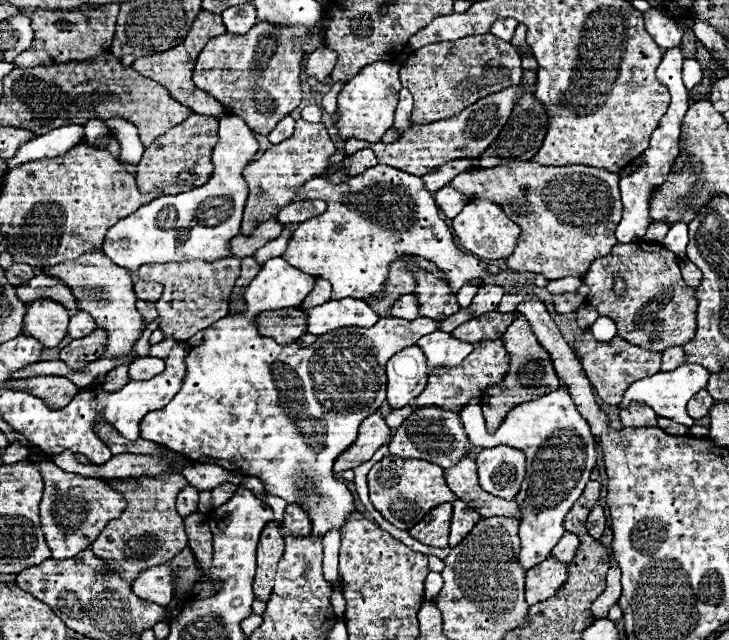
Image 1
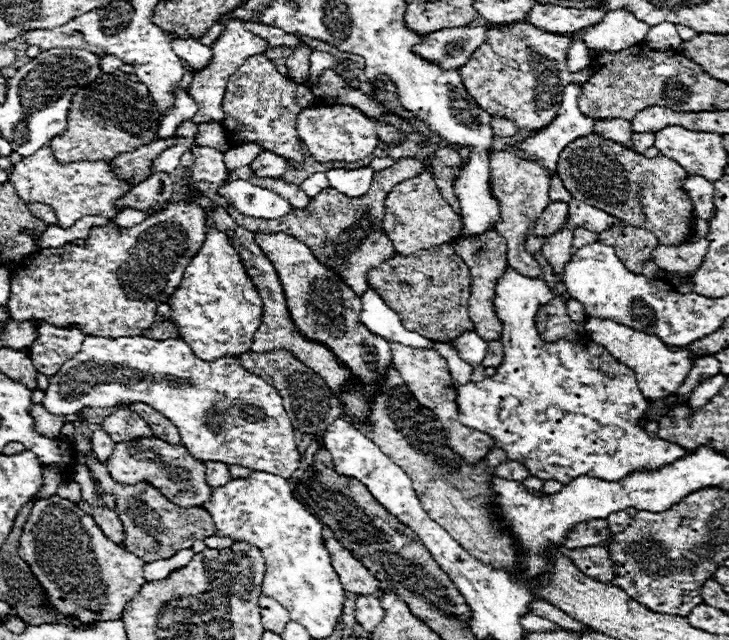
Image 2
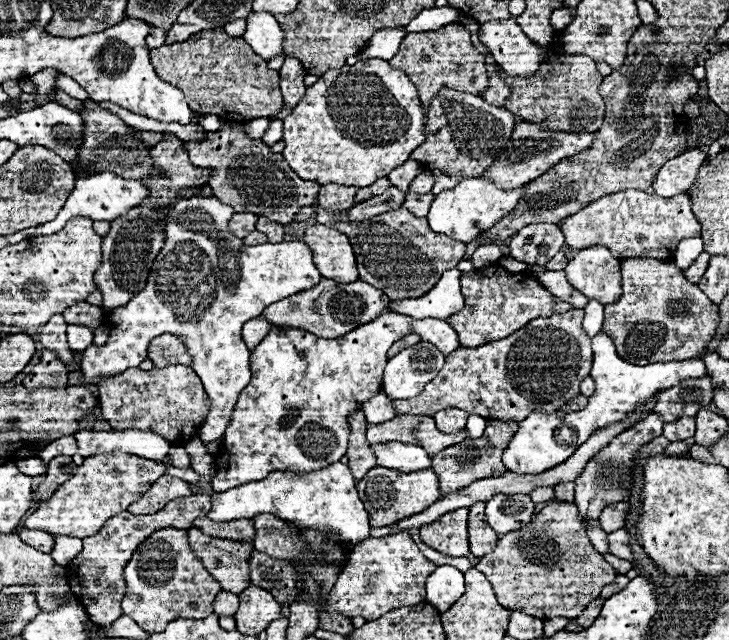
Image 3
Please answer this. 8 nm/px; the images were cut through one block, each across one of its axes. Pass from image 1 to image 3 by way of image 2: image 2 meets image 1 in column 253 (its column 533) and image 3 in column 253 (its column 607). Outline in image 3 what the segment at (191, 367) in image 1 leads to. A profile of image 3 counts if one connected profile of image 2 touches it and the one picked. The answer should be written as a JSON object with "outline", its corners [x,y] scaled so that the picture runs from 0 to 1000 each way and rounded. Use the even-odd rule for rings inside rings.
{"outline":[[[527,488],[519,500],[491,509],[488,516],[458,531],[436,528],[412,513],[395,513],[390,519],[376,513],[373,522],[368,522],[346,547],[343,556],[346,594],[329,613],[324,634],[318,641],[316,663],[307,675],[307,703],[299,709],[299,722],[296,722],[299,738],[291,747],[294,769],[307,769],[313,763],[346,750],[359,750],[376,734],[387,734],[387,738],[401,734],[403,741],[420,741],[450,731],[455,722],[466,722],[466,716],[475,709],[477,684],[480,684],[477,650],[488,641],[497,641],[499,628],[505,628],[510,619],[521,613],[524,578],[532,544],[543,531],[562,522],[565,516],[579,525],[579,533],[597,539],[609,556],[631,541],[626,516],[612,500],[595,497],[568,500],[562,494],[551,494],[543,488]]]}

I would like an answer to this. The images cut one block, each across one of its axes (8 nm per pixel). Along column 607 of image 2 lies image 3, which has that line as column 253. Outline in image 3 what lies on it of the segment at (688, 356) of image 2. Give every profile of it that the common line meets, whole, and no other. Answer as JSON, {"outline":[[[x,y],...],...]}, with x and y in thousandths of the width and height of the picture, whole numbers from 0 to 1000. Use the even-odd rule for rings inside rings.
{"outline":[[[359,494],[337,503],[335,513],[332,513],[332,528],[335,528],[337,541],[343,547],[351,544],[357,538],[357,528],[362,528],[370,519],[370,513],[373,513],[373,506],[365,497],[359,497]]]}

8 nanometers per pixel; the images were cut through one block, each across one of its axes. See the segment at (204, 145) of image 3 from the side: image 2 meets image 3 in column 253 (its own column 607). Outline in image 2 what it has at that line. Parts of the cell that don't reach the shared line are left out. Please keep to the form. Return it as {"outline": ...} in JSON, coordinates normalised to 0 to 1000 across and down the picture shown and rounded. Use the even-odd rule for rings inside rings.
{"outline":[[[807,209],[790,216],[768,238],[763,272],[768,272],[768,281],[787,309],[807,316],[820,328],[842,334],[861,353],[883,356],[900,366],[905,381],[927,384],[936,381],[936,375],[949,372],[947,338],[952,331],[949,316],[941,309],[941,300],[936,294],[941,266],[927,250],[919,250],[914,244],[886,247],[856,231],[848,222],[831,219],[820,209]]]}

